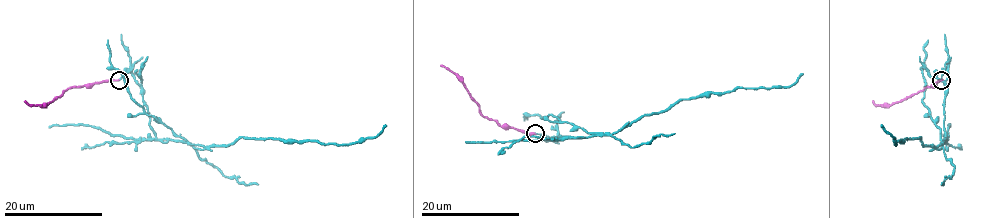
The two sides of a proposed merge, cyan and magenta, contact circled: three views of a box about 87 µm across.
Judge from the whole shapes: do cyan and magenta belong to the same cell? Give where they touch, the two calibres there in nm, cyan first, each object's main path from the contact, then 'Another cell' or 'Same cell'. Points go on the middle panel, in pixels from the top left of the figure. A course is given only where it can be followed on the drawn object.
Place: (535, 133). Thickness 140 nm (cyan) against 180 nm. Course of cyan: (535, 133), (549, 140), (608, 135), (680, 100), (738, 87), (791, 86), (802, 74). Course of magenta: (535, 134), (504, 128), (485, 117), (464, 82), (440, 65). Another cell

